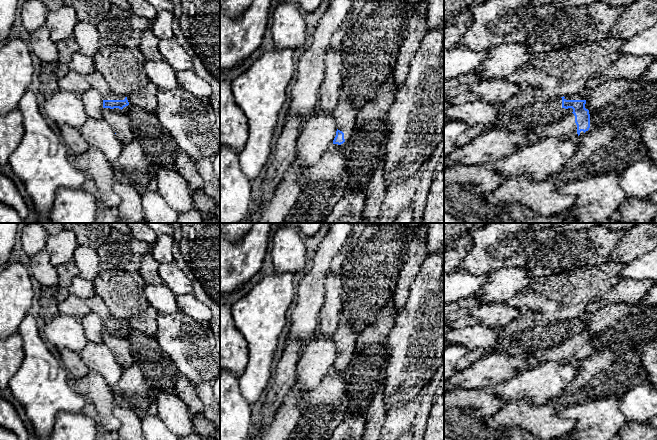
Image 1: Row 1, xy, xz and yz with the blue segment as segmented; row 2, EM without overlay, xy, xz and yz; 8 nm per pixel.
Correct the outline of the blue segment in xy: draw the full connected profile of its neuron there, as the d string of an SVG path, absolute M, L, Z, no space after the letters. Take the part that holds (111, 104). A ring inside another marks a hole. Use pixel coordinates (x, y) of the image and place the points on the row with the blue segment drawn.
M110 91L103 95L102 99L103 119L111 125L118 140L122 144L128 144L133 139L133 134L129 131L129 121L119 114L124 107L129 105L127 97L117 95Z

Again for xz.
M339 100L333 114L337 122L333 144L341 145L353 134L353 121L357 118L357 108L349 100Z

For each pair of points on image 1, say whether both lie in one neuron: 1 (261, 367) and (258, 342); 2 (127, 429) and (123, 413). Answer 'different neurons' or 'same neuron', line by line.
1: same neuron
2: same neuron

